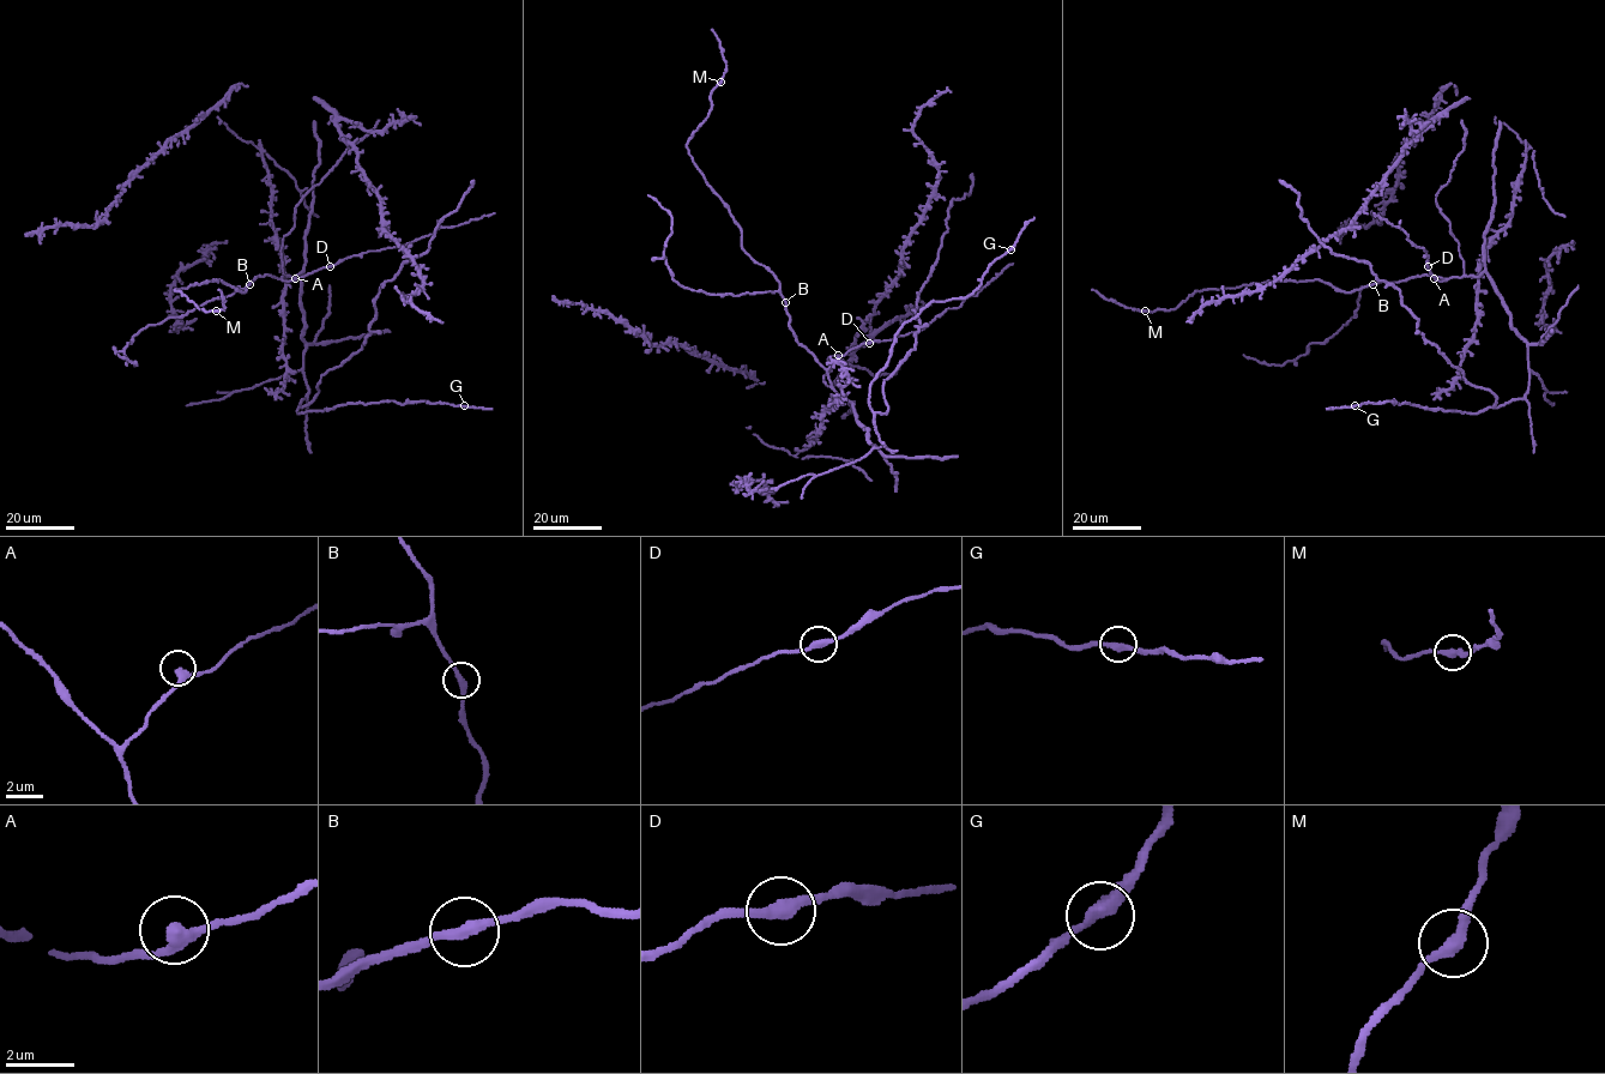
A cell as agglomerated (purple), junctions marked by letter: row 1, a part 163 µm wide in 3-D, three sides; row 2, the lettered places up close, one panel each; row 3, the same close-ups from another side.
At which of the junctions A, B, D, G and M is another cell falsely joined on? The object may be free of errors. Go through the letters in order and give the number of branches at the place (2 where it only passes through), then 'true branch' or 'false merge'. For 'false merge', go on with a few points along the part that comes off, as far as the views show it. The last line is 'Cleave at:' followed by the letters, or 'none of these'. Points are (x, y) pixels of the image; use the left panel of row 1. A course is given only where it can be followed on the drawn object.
A: branches 2; true branch
B: branches 2; true branch
D: branches 2; true branch
G: branches 2; true branch
M: branches 2; true branch
Cleave at: none of these

